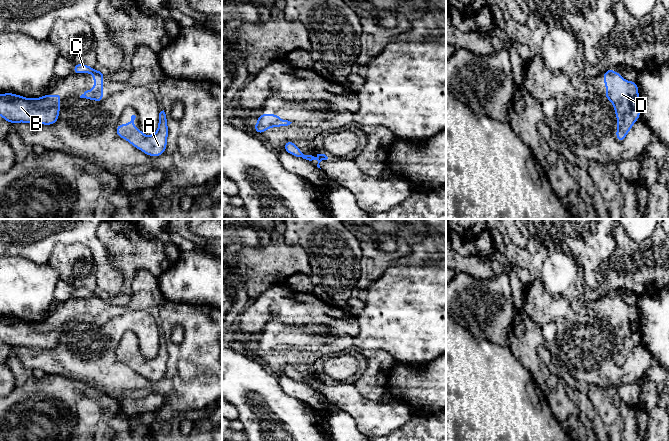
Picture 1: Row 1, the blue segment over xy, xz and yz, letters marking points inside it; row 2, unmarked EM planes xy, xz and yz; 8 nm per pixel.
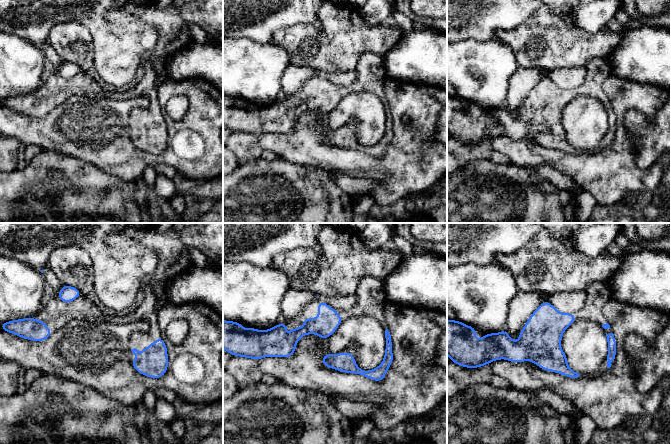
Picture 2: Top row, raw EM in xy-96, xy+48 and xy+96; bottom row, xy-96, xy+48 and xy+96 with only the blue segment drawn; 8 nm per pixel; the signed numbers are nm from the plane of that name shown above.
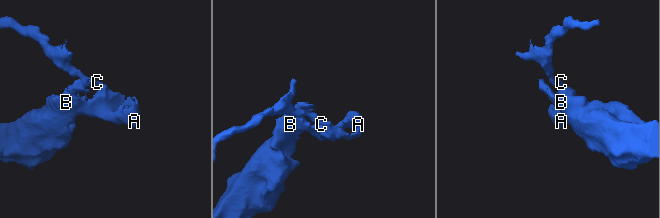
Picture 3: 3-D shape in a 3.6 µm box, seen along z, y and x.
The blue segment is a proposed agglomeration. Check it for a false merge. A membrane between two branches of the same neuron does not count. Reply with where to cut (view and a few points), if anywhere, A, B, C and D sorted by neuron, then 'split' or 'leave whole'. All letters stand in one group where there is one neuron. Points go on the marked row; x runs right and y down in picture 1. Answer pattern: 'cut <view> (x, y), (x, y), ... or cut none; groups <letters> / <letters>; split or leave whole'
cut xy (96, 70), (92, 73); groups A B D / C; split

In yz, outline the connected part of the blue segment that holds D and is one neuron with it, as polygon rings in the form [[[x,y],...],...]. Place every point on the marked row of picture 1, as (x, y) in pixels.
[[[619,72],[603,73],[605,97],[612,103],[617,118],[616,139],[622,142],[640,118],[639,91],[635,81],[625,80]]]

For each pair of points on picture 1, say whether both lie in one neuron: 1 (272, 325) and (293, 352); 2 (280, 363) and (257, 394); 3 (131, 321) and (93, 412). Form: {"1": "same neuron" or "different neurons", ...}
{"1": "same neuron", "2": "different neurons", "3": "different neurons"}

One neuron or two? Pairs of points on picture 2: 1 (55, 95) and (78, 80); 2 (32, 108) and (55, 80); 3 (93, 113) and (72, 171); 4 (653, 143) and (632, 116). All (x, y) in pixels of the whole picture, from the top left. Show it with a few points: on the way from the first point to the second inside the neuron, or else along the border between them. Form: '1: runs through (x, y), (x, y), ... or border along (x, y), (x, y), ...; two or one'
1: runs through (61, 90), (72, 84); one
2: runs through (41, 106), (55, 94), (55, 89); one
3: border along (54, 151), (82, 158), (95, 165); two
4: runs through (646, 136), (636, 123); one

